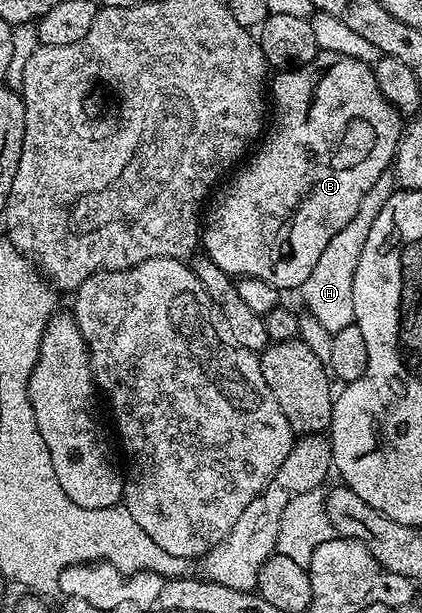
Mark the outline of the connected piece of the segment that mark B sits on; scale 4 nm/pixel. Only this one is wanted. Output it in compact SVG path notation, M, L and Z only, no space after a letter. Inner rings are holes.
M323 50L308 64L286 68L275 74L278 75L275 78L273 75L268 86L269 93L272 95L272 121L260 145L253 151L254 159L250 163L247 161L237 171L238 178L229 179L230 187L223 192L222 199L211 208L210 215L208 215L209 210L205 215L204 225L200 230L200 246L205 257L212 259L216 268L220 268L225 274L264 280L268 285L276 287L279 292L286 292L293 286L294 289L302 287L308 280L309 273L312 272L312 268L316 267L317 260L323 255L324 248L327 248L332 236L340 232L348 224L348 220L359 211L360 200L367 195L368 188L380 179L382 173L391 169L394 154L398 150L398 141L404 133L404 118L384 96L384 92L380 92L380 84L376 84L376 76L371 63L352 60L352 56L340 56L336 52Z

